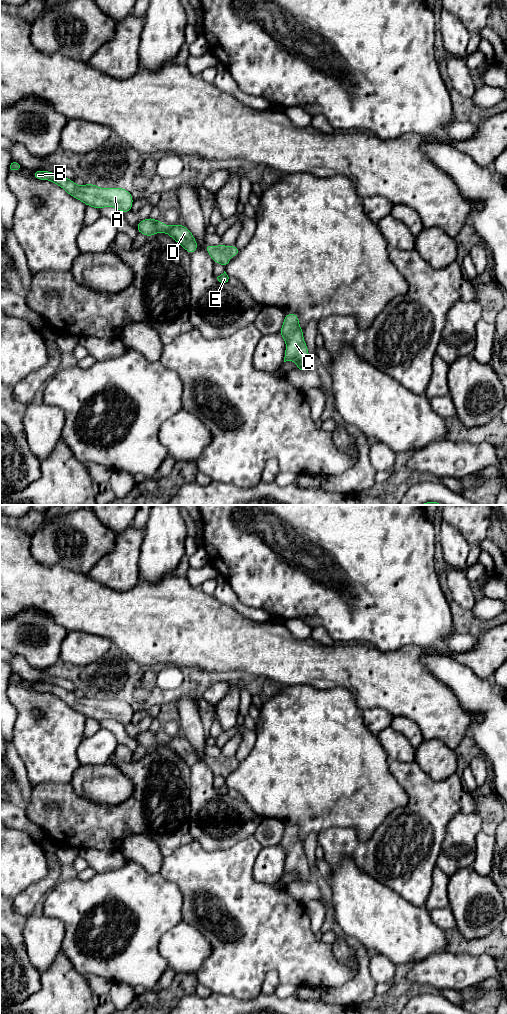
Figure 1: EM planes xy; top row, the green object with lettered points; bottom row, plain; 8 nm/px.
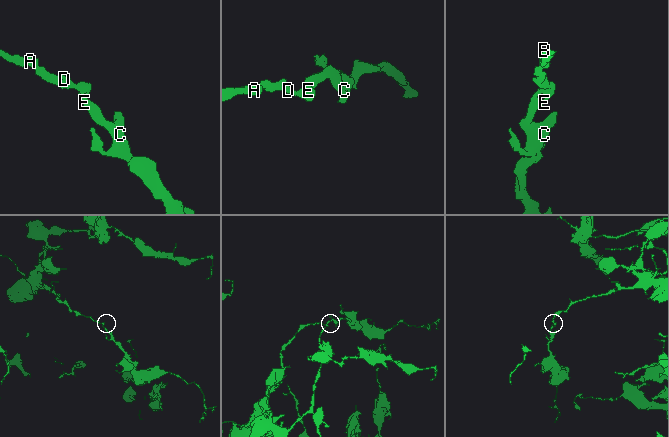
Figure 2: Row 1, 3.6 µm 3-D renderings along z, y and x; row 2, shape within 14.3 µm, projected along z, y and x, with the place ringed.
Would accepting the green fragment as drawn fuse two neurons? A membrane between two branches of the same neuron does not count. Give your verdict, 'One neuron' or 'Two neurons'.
One neuron

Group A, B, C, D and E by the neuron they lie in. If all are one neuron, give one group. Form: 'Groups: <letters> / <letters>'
Groups: A B C D E

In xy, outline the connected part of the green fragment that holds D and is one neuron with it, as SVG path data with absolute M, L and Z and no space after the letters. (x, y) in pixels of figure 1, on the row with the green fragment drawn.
M152 217L140 221L136 229L139 233L151 237L156 233L167 233L177 243L179 243L189 254L198 250L198 244L191 231L184 225L165 225L161 220Z

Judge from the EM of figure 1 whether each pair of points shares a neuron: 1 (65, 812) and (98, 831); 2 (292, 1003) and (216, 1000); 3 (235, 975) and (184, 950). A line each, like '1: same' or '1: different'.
1: same
2: same
3: different

